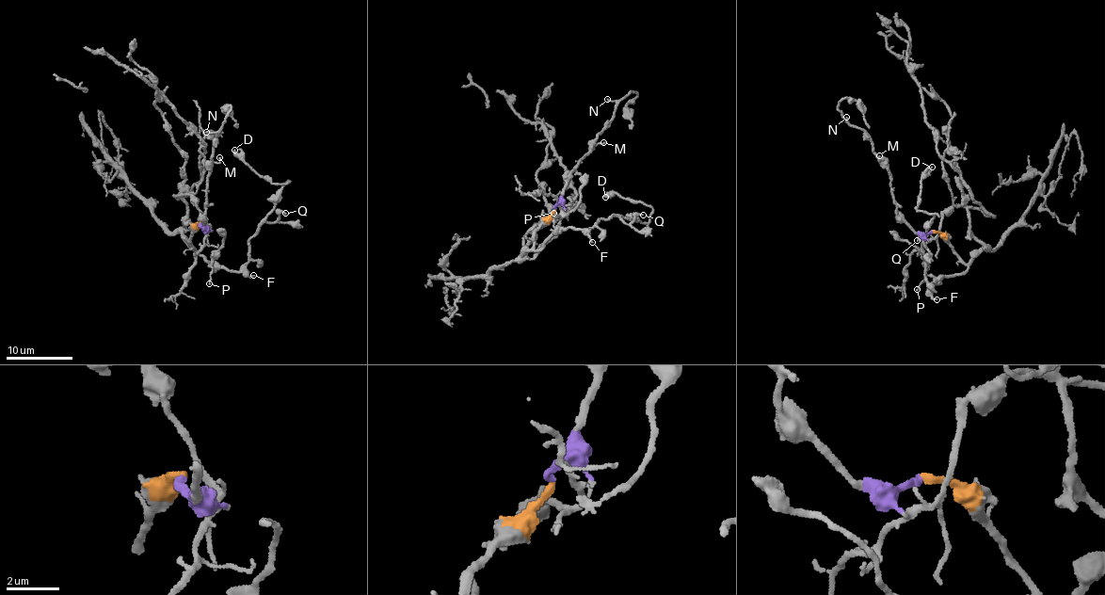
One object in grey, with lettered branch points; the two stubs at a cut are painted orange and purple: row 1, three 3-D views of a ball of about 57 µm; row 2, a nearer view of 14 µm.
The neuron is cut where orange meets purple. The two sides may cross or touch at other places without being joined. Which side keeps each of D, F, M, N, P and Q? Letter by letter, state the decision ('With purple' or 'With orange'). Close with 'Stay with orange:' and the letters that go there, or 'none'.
D: With orange
F: With orange
M: With purple
N: With purple
P: With orange
Q: With orange
Stay with orange: D, F, P, Q

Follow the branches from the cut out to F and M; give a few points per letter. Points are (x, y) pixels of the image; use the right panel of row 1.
F: (933, 232), (939, 234), (968, 267), (961, 274), (943, 276), (932, 284), (928, 289), (936, 298)
M: (933, 232), (919, 233), (897, 216), (888, 165), (879, 160), (879, 155)

